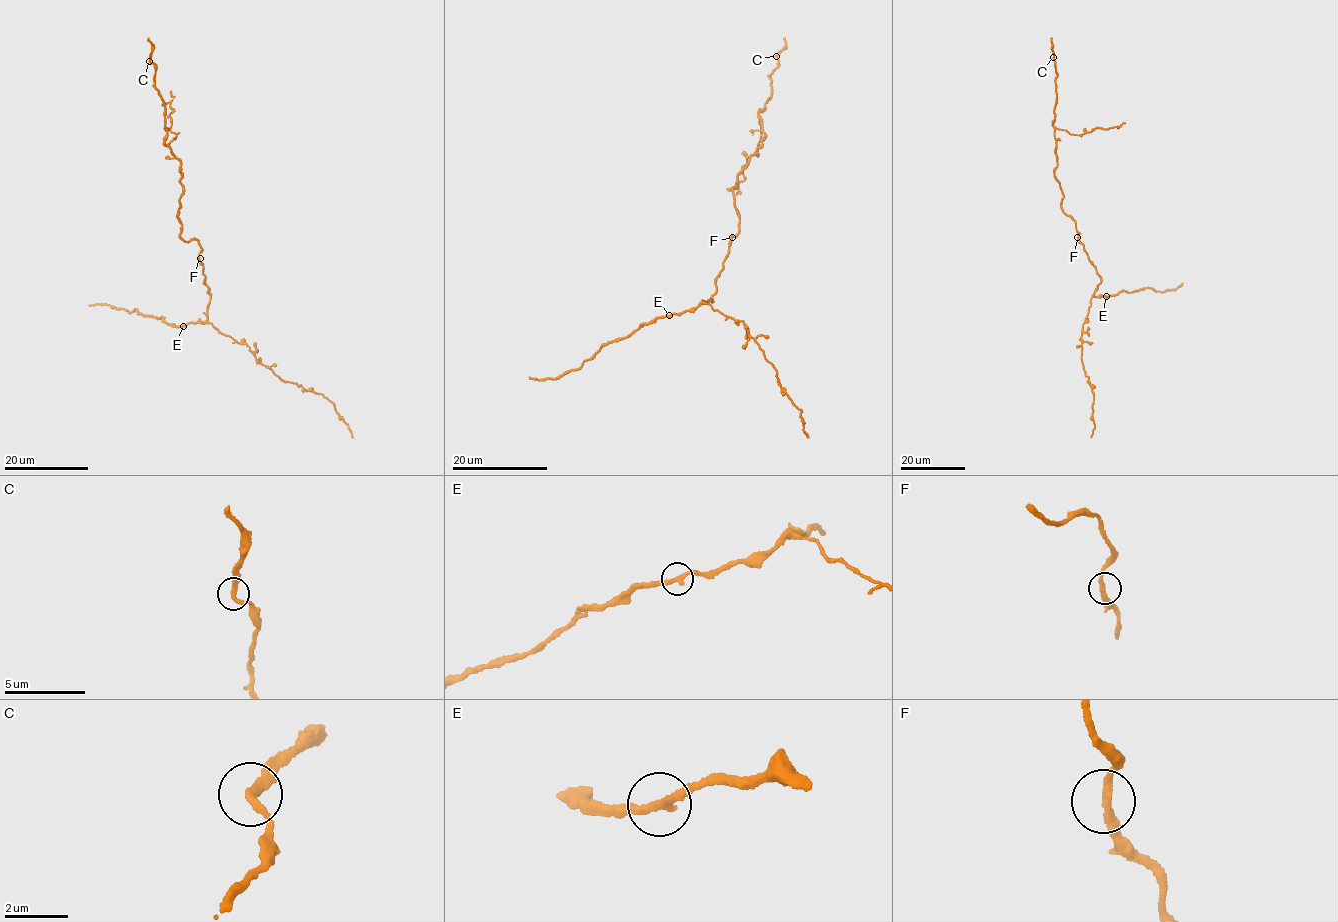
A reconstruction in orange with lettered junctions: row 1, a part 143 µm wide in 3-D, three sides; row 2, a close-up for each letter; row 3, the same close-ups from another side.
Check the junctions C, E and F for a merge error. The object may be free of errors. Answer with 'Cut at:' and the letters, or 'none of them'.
Cut at: none of them

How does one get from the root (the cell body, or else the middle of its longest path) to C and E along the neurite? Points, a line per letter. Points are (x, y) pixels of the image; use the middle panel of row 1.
C: (731, 238), (740, 221), (732, 190), (766, 134), (758, 113), (772, 94), (770, 76), (779, 64), (776, 56)
E: (731, 238), (729, 252), (716, 279), (711, 303), (708, 301), (669, 315)

